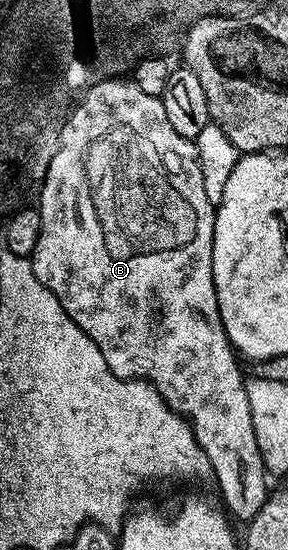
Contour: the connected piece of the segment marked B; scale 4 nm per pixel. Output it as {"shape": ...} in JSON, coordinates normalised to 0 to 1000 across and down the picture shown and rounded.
{"shape":[[[372,140],[295,160],[285,182],[257,195],[257,204],[229,209],[229,224],[215,229],[201,256],[201,276],[181,285],[181,300],[167,300],[160,325],[139,342],[139,360],[125,382],[146,391],[139,438],[125,438],[125,453],[111,465],[118,495],[139,518],[163,522],[208,547],[222,569],[278,591],[319,620],[333,620],[333,635],[361,642],[361,656],[375,656],[375,671],[420,689],[500,689],[563,716],[566,729],[594,744],[618,749],[656,767],[667,787],[708,816],[729,840],[736,871],[757,876],[757,893],[771,898],[764,915],[816,945],[865,947],[917,925],[931,887],[924,871],[931,858],[924,840],[903,824],[903,809],[889,809],[889,787],[875,780],[875,744],[861,736],[854,696],[840,689],[840,675],[826,669],[830,647],[802,631],[778,591],[764,584],[764,562],[750,540],[750,518],[736,504],[736,445],[743,444],[747,371],[722,365],[722,351],[708,351],[708,315],[694,315],[688,269],[663,255],[625,249],[583,220],[573,191],[545,173],[500,169],[462,147],[438,140]]]}

